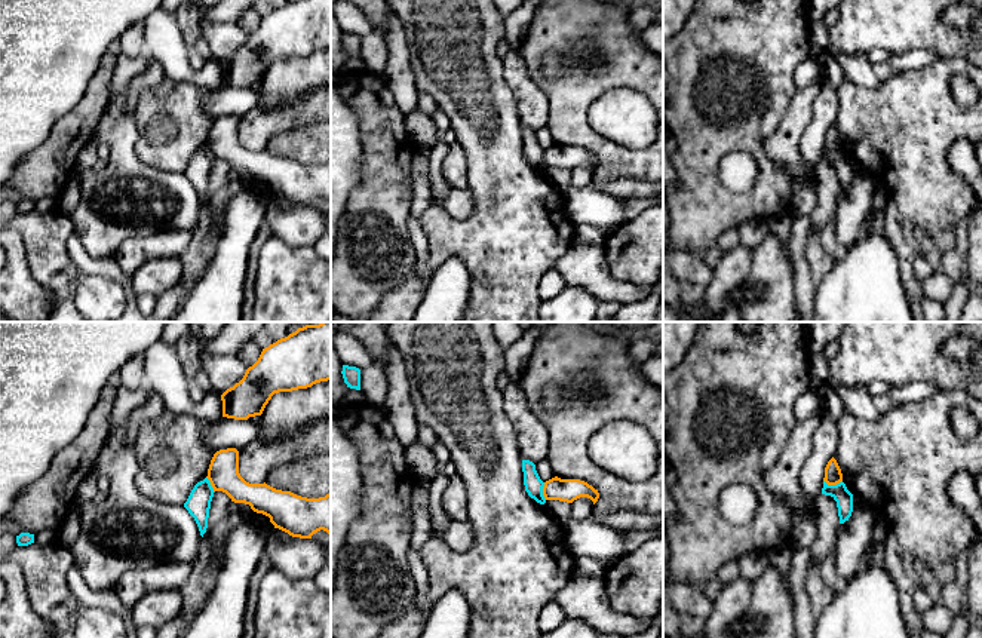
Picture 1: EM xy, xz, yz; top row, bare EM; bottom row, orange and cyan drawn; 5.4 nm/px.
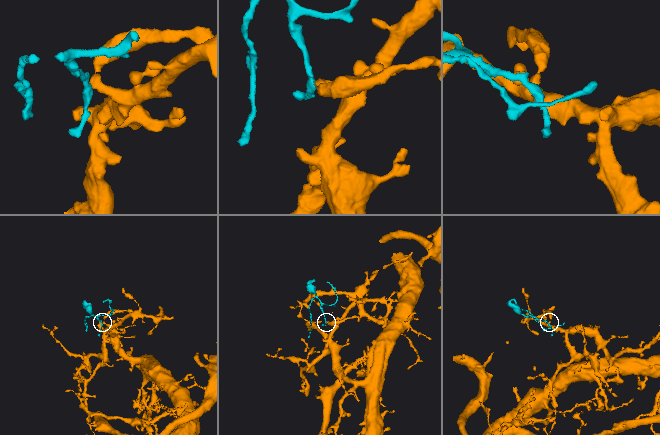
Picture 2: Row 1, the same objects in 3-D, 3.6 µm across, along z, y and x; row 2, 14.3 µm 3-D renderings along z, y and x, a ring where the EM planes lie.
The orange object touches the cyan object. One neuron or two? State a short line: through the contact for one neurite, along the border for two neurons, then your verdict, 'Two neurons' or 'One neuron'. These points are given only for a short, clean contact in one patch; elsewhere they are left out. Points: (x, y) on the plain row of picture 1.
Line: yz (824, 147), (828, 152), (841, 150). Two neurons

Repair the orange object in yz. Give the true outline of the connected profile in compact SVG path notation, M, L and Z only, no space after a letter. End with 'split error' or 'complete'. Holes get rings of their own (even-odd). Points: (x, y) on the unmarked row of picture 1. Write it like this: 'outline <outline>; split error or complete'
outline M832 125L826 135L825 135L825 145L823 148L828 151L828 153L837 153L840 150L843 150L843 141L841 141L841 137L837 131L837 128Z; complete

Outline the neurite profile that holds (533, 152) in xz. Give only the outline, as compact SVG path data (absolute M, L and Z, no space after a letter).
M522 128L524 153L525 159L537 171L544 172L546 166L543 163L544 150L540 147L536 132L530 128Z

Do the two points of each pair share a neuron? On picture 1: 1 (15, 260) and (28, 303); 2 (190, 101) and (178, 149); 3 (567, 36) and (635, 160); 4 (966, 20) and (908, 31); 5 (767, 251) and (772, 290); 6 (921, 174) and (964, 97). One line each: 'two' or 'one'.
1: one
2: one
3: one
4: two
5: one
6: two

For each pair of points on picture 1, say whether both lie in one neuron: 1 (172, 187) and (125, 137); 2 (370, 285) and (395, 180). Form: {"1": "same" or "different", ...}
{"1": "same", "2": "same"}

